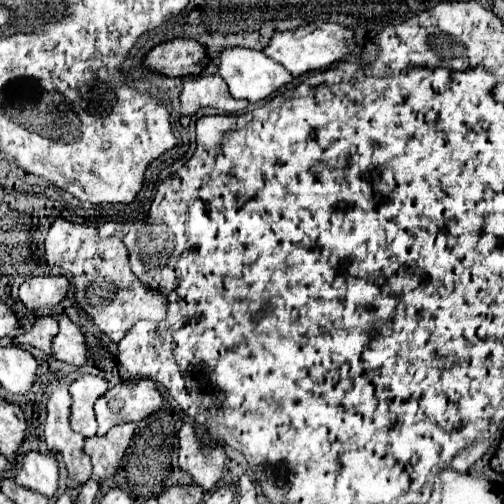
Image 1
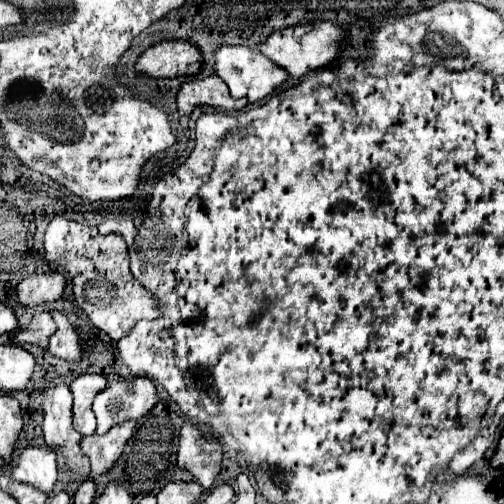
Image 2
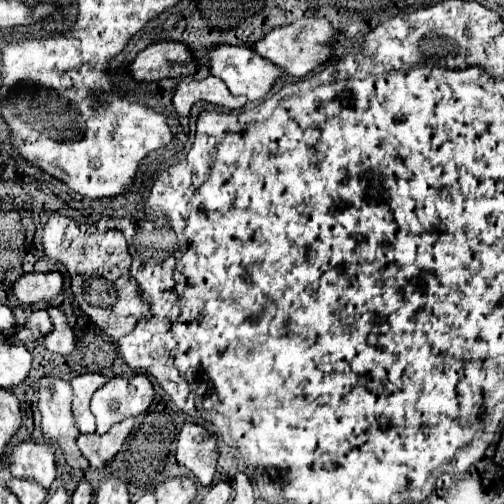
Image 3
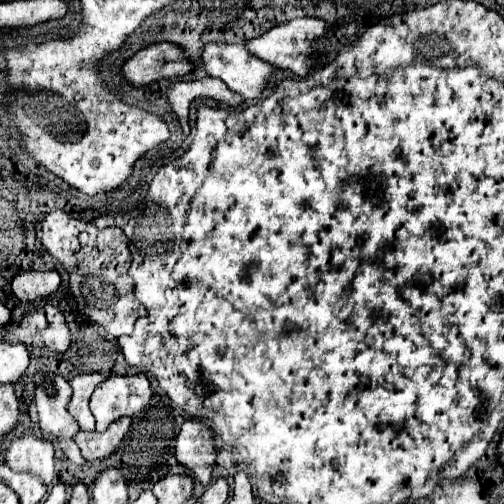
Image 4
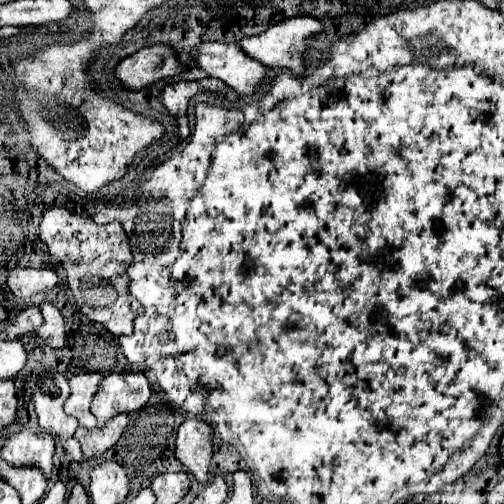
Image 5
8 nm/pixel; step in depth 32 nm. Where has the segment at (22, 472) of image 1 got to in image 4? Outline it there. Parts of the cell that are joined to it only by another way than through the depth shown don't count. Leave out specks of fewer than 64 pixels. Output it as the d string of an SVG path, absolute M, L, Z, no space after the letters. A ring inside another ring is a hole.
M24 432L12 440L4 452L4 460L16 472L38 474L44 484L54 480L54 444L36 438L32 432Z

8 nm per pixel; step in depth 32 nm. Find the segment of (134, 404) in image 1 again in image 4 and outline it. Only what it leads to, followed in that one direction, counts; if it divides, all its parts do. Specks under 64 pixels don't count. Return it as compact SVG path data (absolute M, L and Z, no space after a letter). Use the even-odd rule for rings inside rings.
M144 374L110 376L92 394L90 410L96 418L96 430L104 432L110 422L122 416L140 414L152 398L150 382Z

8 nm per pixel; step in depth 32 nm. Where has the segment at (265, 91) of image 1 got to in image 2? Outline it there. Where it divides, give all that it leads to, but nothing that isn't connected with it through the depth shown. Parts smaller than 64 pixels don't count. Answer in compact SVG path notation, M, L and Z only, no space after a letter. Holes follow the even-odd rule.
M222 46L222 48L218 48L216 50L216 68L214 68L214 72L228 84L230 94L234 98L244 96L250 102L262 100L278 84L282 84L288 78L288 72L284 68L276 66L272 60L262 56L258 50L246 48L246 46Z

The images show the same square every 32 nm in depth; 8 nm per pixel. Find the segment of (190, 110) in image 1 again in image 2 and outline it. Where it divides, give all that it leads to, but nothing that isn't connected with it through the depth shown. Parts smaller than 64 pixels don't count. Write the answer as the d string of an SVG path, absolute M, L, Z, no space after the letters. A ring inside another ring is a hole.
M208 76L204 80L190 80L184 82L176 96L176 106L182 116L188 116L198 104L210 104L216 108L224 108L228 112L242 110L248 100L232 98L228 86L218 76Z

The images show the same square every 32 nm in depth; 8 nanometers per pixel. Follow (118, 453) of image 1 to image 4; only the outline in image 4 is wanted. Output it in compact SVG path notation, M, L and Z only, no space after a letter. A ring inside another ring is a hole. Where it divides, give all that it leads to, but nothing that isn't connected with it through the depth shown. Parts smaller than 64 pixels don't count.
M120 418L120 420L112 422L106 432L96 432L96 430L94 432L84 432L84 430L80 430L74 436L74 440L80 446L82 456L92 464L92 462L98 462L100 458L112 454L118 448L120 440L128 432L130 422L132 422L130 418Z

